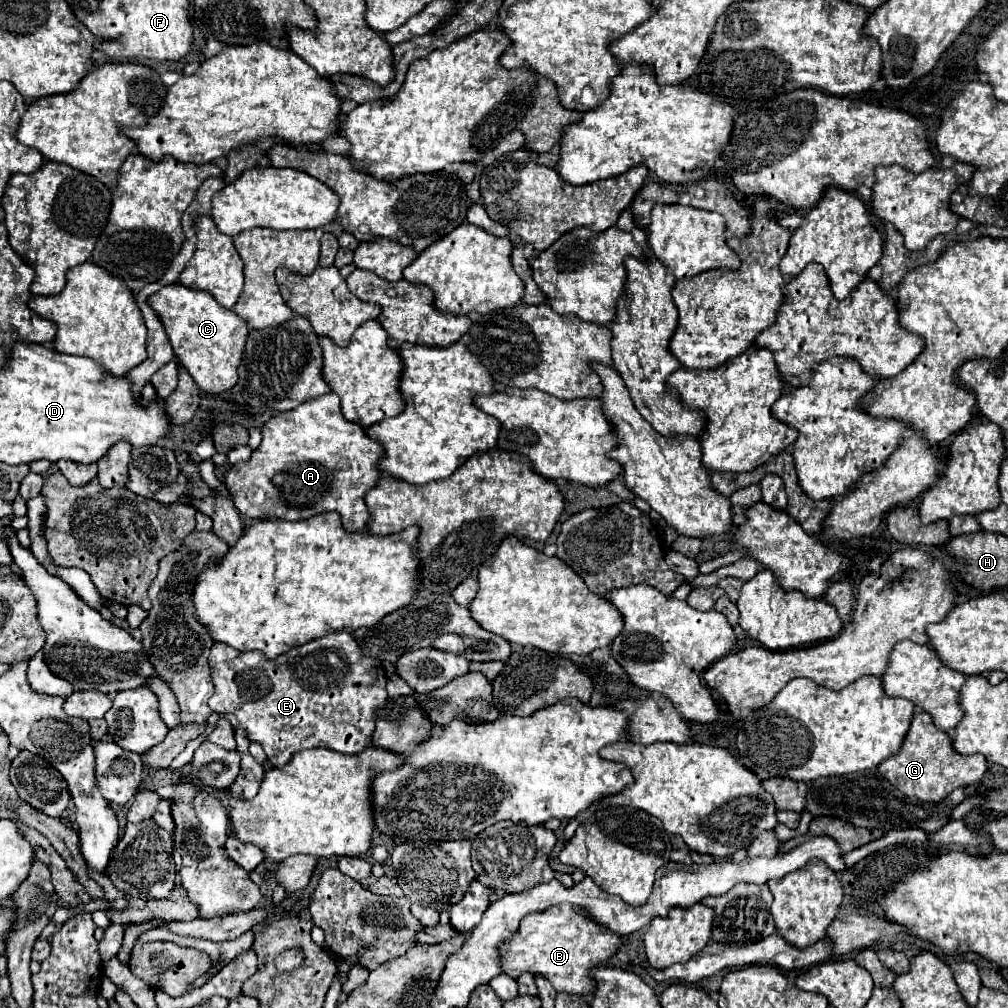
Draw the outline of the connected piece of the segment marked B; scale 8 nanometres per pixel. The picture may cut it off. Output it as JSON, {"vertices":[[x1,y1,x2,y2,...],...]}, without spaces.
{"vertices":[[565,903,525,917,517,937,513,937,513,941,505,945,505,953,501,953,501,957,505,957,505,973,513,977,519,977,523,971,541,973,557,991,577,995,595,993,597,981,591,977,591,971,621,949,623,937,587,915,585,909]]}

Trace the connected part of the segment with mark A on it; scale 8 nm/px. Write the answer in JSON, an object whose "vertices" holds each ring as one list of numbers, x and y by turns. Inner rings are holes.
{"vertices":[[327,393,309,399,297,409,277,413,261,429,263,441,247,465,233,465,225,485,235,497,235,507,255,519,309,519,323,511,337,511,345,529,365,531,371,515,365,493,381,479,379,461,385,449,357,423,341,415,341,399]]}

